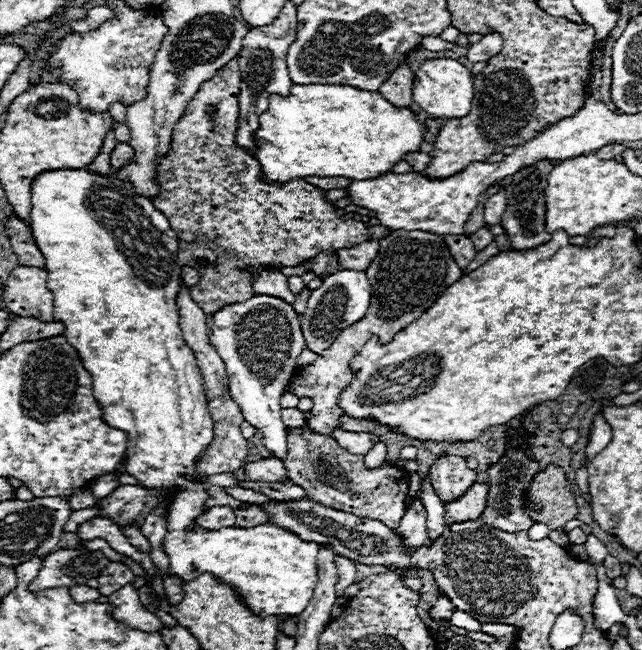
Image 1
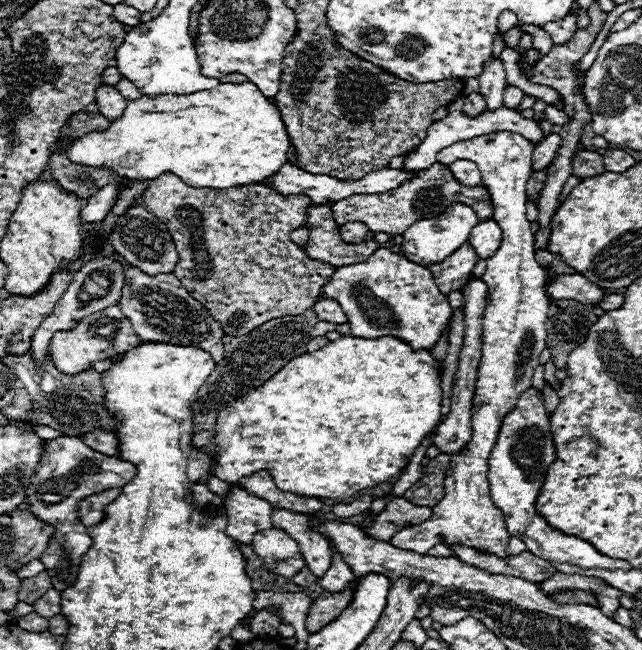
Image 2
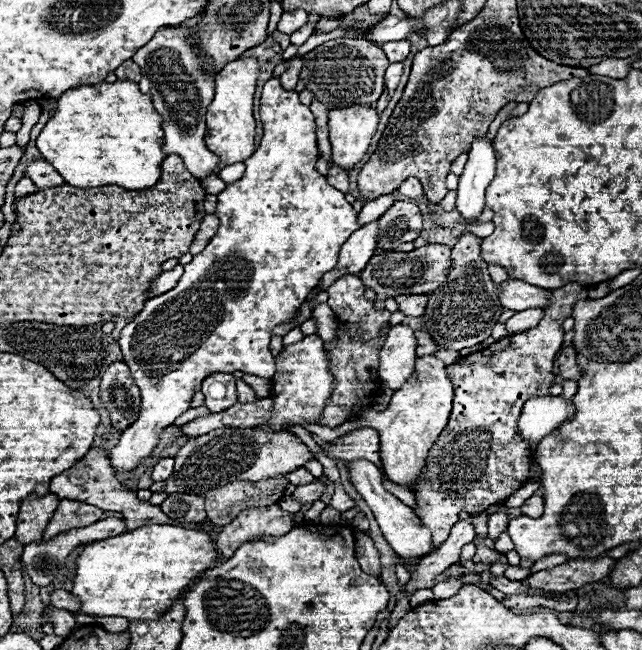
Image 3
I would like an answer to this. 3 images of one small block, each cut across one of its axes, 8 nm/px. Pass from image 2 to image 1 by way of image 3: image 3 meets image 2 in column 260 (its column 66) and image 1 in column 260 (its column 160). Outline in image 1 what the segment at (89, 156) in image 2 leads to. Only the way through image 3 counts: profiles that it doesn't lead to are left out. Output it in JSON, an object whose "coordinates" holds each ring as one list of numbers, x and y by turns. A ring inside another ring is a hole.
{"coordinates":[[294,84,292,86,292,94,282,98,282,96,272,96,270,100,270,108,268,112,264,112,260,116,260,130,256,134,256,144,260,146,256,158,262,164,262,176,266,180,290,180,290,178,306,178,306,176,344,176,344,178,352,178,352,180,370,180,370,178,378,178,386,172,390,172,390,168,394,164,398,164,400,160,404,160,406,154,410,152,420,152,420,144,424,142,424,134,426,134,426,124,418,120,418,116,410,110,410,108,396,108,392,106,378,90,376,92,368,92,368,90,360,90,360,88,350,88,344,84]]}

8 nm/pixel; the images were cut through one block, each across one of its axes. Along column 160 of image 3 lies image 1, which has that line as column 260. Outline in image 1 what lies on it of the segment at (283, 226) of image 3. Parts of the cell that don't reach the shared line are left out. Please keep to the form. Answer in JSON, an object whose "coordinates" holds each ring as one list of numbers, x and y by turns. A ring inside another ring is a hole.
{"coordinates":[[254,294,246,302,236,302,220,308,218,312,212,314,212,326,210,326,210,340,212,346,220,352,220,358,226,364,226,374,228,374,228,388,232,400,242,408,242,416,246,422,250,422,264,438,264,446,276,456,284,458,286,454,286,428,282,424,282,408,280,408,280,398,284,394,284,388,288,380,296,372,296,358,300,352,306,348,302,328,300,328,300,316,298,312,284,302,282,298,276,296,266,296,266,294]]}

